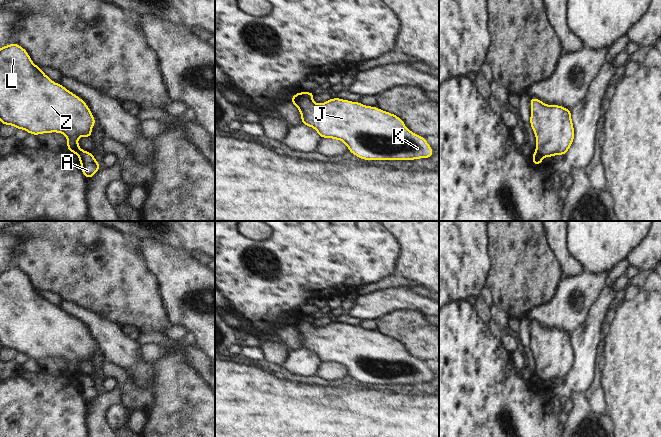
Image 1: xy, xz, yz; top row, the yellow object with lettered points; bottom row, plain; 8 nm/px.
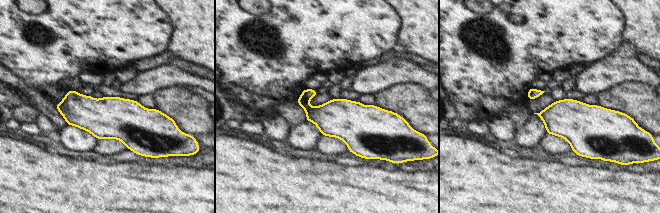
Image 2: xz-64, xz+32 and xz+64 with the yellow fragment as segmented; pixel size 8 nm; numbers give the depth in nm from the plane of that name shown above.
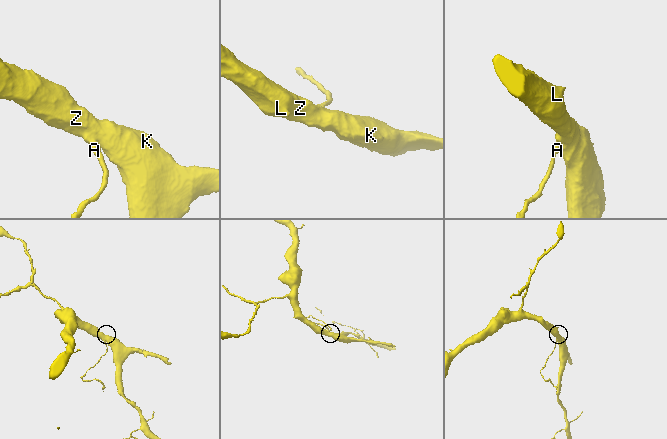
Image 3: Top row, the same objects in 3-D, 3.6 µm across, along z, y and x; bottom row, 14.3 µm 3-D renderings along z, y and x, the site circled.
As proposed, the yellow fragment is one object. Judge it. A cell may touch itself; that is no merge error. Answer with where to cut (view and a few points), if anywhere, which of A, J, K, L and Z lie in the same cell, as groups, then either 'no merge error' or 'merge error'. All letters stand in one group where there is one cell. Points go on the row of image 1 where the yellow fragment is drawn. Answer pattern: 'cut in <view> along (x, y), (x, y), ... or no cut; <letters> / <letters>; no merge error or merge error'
cut in xz along (302, 93), (311, 99); A / J K L Z; merge error

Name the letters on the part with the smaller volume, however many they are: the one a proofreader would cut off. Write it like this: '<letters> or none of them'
A.

